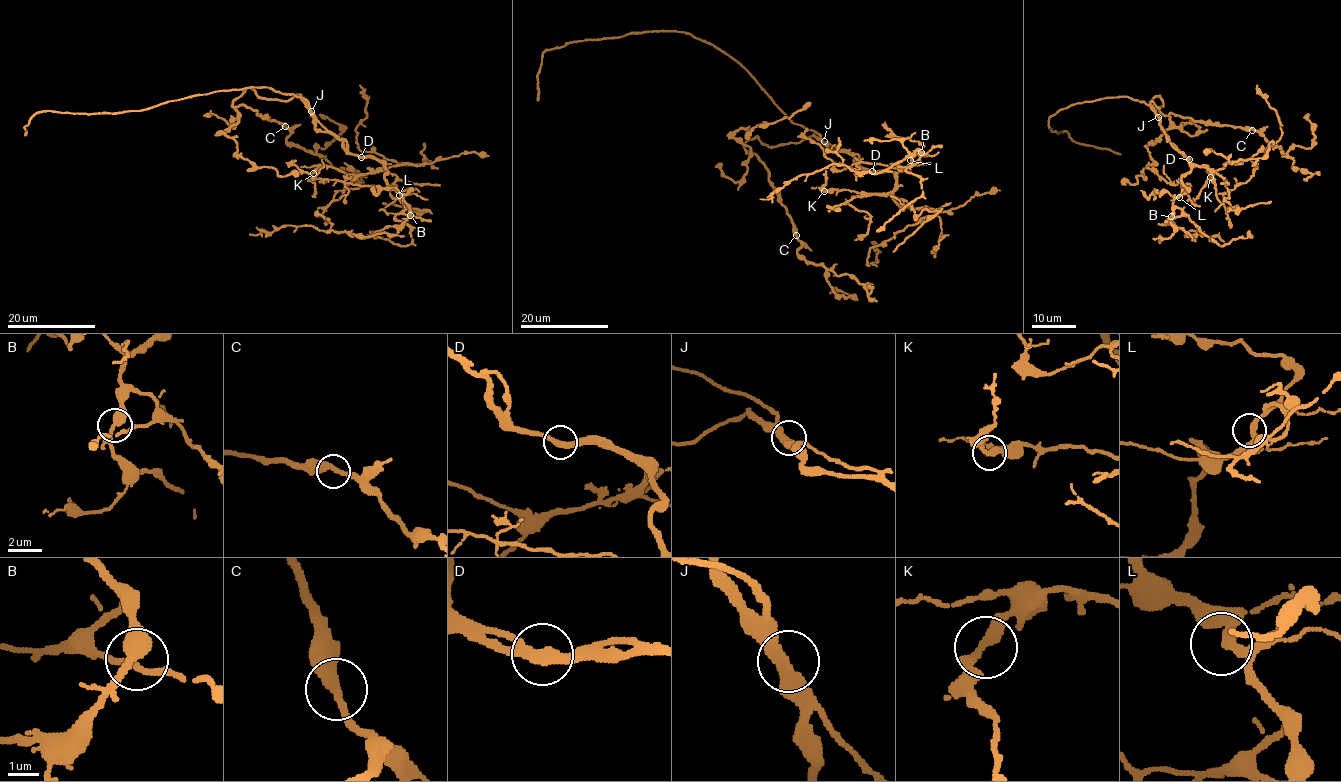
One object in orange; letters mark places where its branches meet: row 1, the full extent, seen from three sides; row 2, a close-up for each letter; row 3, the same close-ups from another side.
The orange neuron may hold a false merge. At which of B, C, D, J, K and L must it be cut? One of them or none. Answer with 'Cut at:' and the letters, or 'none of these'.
Cut at: none of these

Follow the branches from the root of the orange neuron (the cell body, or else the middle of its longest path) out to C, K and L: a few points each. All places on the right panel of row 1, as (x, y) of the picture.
C: (1151, 109), (1151, 101), (1163, 105), (1158, 96), (1153, 103), (1165, 115), (1252, 130)
K: (1151, 109), (1165, 137), (1192, 165), (1206, 166), (1211, 172), (1212, 178), (1207, 169), (1210, 177)
L: (1151, 109), (1165, 137), (1189, 159), (1190, 170), (1181, 177), (1186, 189), (1179, 197)

